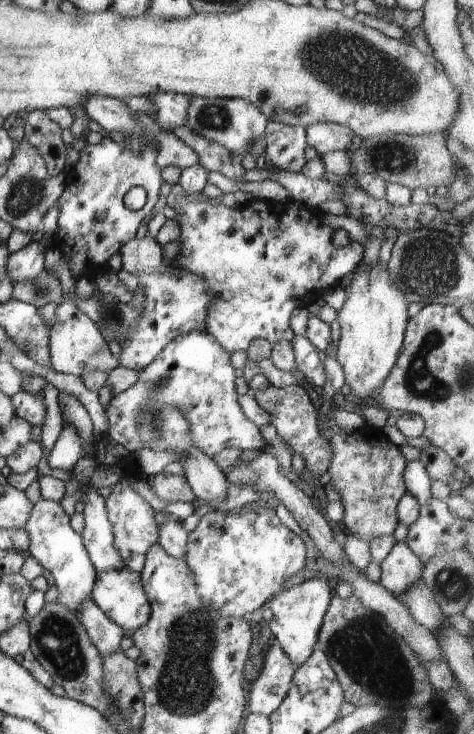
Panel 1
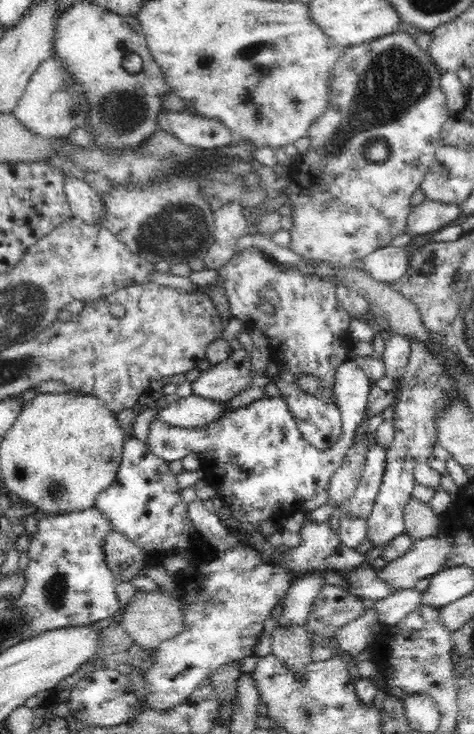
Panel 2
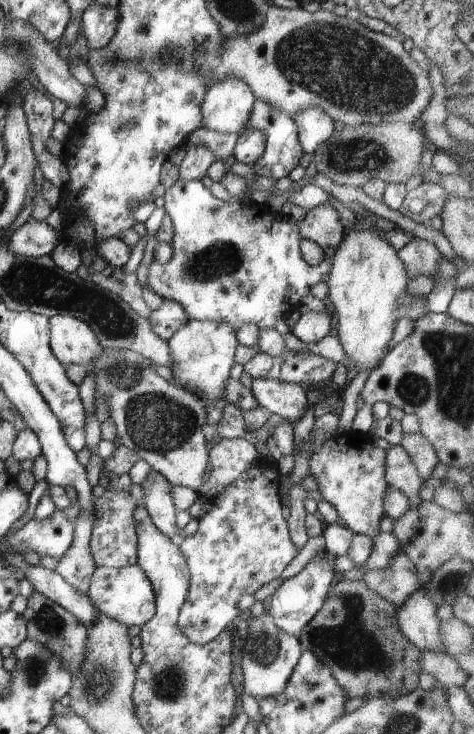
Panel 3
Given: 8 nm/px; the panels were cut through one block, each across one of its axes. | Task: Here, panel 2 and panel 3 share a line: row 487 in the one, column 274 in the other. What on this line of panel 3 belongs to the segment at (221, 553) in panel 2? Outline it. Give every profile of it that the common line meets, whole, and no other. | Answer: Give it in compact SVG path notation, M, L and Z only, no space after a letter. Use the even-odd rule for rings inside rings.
M256 99L250 114L250 120L246 124L246 128L252 130L262 130L266 134L266 148L264 154L258 158L258 162L252 164L252 168L256 170L256 176L272 178L278 180L288 176L291 170L298 166L300 158L302 158L304 151L300 146L298 138L298 129L294 124L294 119L286 112L280 112L276 108L272 108L268 102Z

